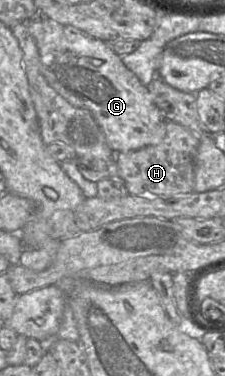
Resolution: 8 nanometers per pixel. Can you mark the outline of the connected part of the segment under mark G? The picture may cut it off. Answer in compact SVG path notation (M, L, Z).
M37 17L28 21L40 56L42 74L49 85L71 105L90 112L102 130L109 147L116 153L139 150L162 142L166 134L166 119L154 104L145 85L123 63L110 44L94 38L74 27L62 25L52 19Z

